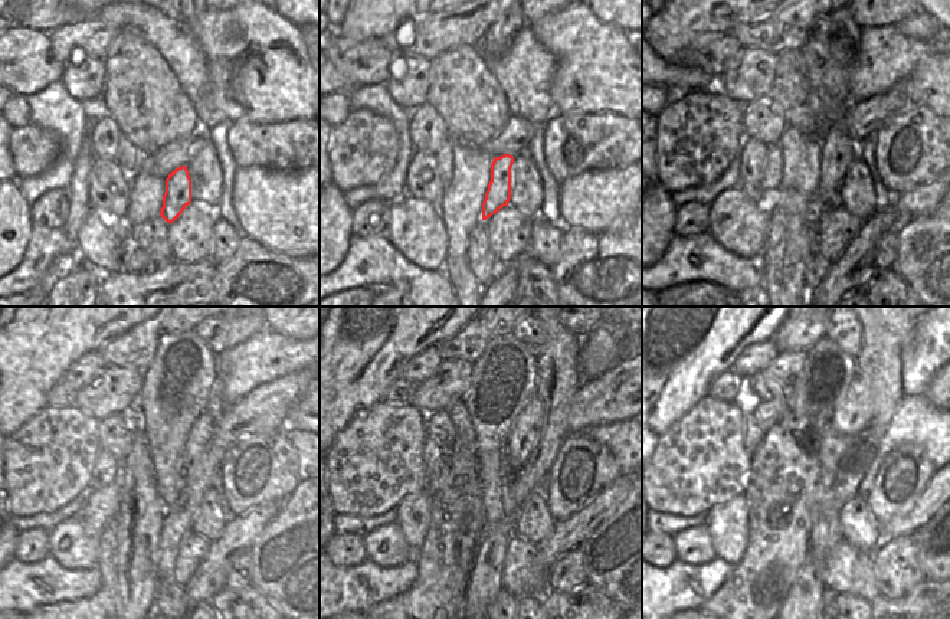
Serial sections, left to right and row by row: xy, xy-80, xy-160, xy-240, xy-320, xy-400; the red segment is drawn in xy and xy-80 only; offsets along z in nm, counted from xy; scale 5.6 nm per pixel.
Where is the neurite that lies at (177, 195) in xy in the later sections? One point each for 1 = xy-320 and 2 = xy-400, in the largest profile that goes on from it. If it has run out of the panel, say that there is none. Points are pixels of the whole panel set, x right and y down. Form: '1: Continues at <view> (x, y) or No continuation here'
1: Continues at xy-320 (523, 438)
2: Continues at xy-400 (852, 412).

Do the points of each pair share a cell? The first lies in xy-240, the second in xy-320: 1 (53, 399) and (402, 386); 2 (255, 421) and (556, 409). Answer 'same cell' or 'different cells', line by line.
1: same cell
2: different cells

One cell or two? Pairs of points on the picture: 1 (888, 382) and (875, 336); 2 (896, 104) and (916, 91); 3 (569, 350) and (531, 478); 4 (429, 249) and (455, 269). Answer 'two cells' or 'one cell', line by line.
1: one cell
2: two cells
3: one cell
4: two cells

